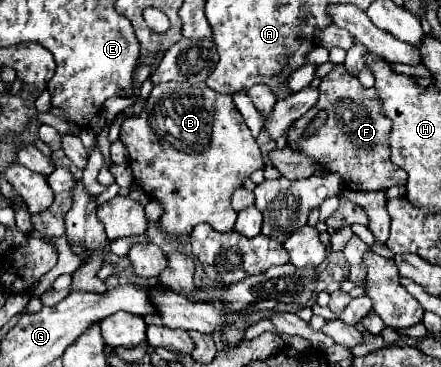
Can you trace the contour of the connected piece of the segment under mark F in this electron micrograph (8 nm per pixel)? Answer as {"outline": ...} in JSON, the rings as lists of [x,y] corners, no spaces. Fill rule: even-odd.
{"outline":[[[338,64],[328,76],[322,78],[318,104],[294,122],[294,128],[288,136],[288,146],[310,154],[318,160],[318,164],[324,164],[326,170],[340,174],[346,188],[350,190],[388,190],[392,186],[406,184],[406,170],[398,168],[388,158],[390,130],[392,124],[380,110],[380,98],[376,98],[376,90],[364,88],[356,76],[352,76],[342,64]],[[320,110],[326,112],[326,122],[320,126],[320,130],[316,130],[316,134],[312,134],[310,138],[302,138],[306,126],[318,116]]]}

